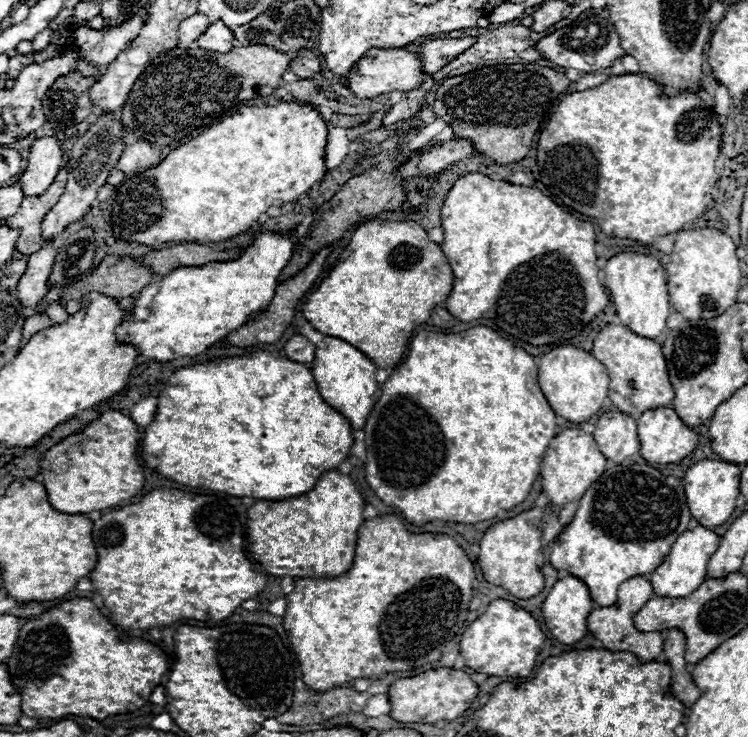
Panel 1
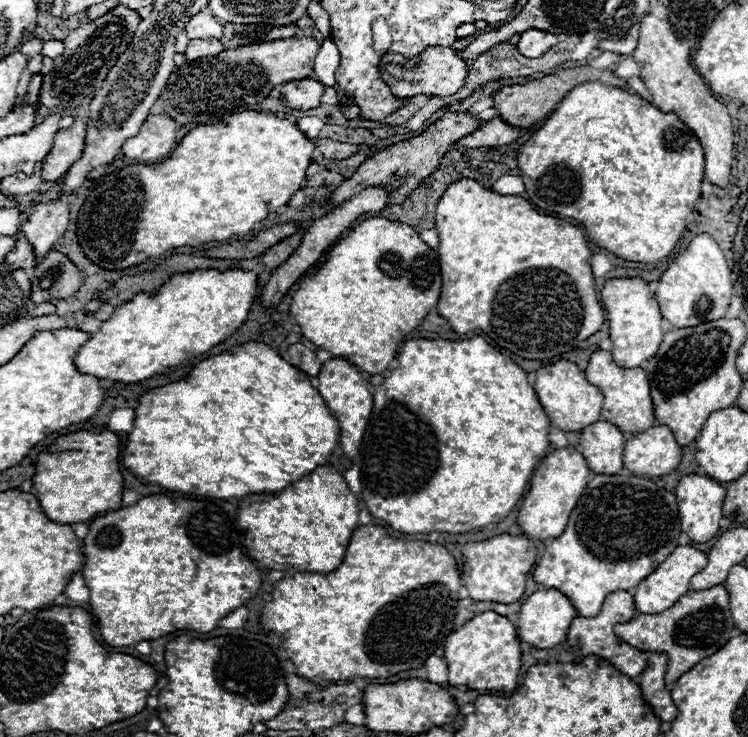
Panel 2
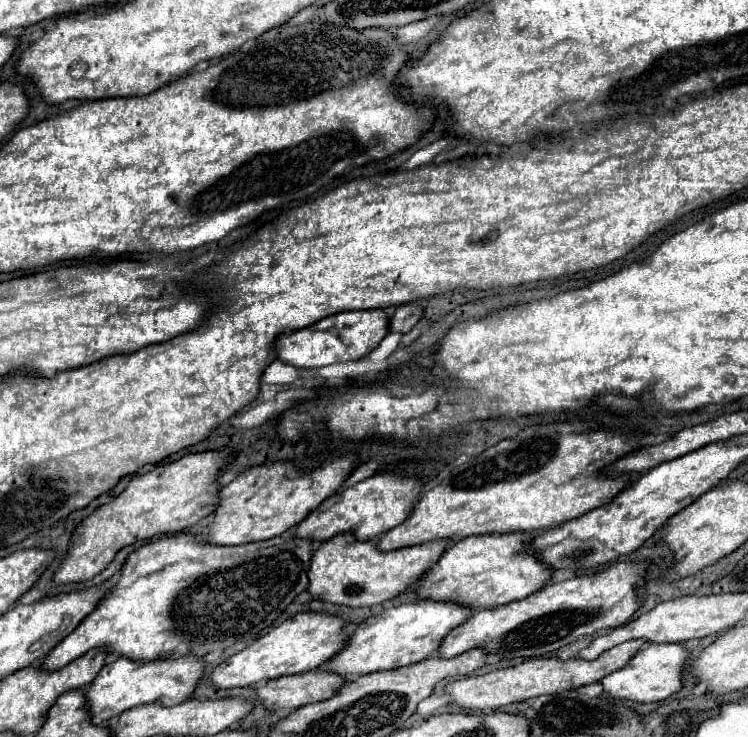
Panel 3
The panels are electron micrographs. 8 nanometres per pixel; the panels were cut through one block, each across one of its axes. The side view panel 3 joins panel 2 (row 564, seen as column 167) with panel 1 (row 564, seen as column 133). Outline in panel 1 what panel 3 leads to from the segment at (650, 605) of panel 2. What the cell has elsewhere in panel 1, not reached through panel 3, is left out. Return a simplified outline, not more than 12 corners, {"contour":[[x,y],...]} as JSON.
{"contour":[[714,530],[682,532],[648,578],[656,596],[688,596],[706,580]]}

